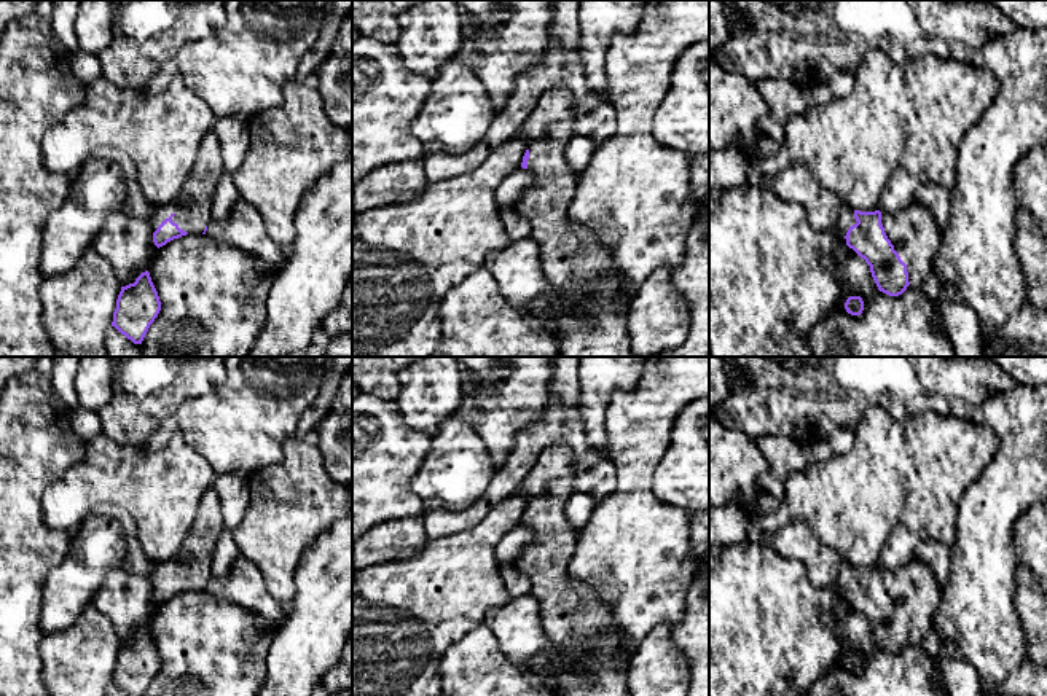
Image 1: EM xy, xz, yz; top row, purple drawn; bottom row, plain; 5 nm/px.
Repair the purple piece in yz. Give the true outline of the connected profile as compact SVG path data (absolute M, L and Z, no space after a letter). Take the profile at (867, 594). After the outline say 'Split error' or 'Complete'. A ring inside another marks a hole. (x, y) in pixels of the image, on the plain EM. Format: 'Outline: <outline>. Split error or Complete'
Outline: M916 556L897 570L861 569L845 561L835 585L870 623L878 647L889 653L921 642L942 602L942 586Z. Split error

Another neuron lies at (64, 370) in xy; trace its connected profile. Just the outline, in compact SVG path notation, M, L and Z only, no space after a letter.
M53 357L54 365L49 373L54 393L70 408L78 406L75 392L75 376L81 357Z

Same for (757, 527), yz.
M873 405L854 427L853 448L790 473L782 505L770 516L749 518L746 542L762 545L767 534L805 519L813 535L853 567L881 569L881 549L897 526L905 526L920 540L940 542L951 551L961 497L980 478L998 448L999 436L985 422L931 411L894 419Z

